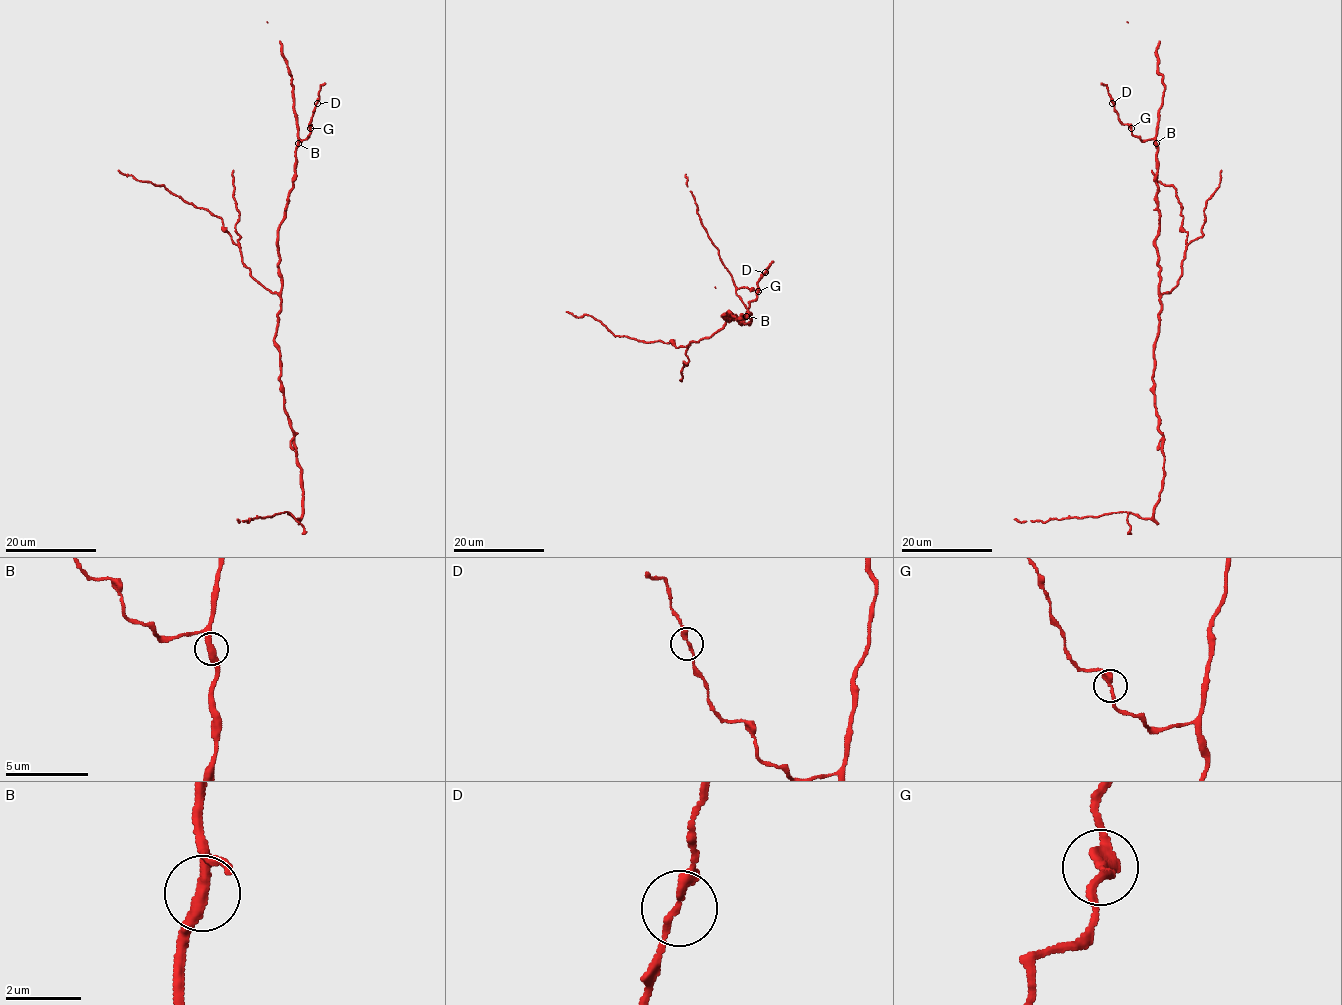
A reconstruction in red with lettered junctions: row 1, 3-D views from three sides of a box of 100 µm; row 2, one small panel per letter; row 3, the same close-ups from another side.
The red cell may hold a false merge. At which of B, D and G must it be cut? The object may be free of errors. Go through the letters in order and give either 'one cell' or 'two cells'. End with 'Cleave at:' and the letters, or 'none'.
B: one cell
D: one cell
G: one cell
Cleave at: none

